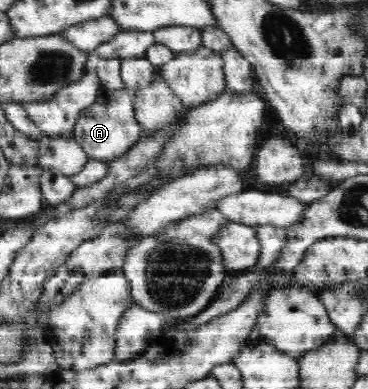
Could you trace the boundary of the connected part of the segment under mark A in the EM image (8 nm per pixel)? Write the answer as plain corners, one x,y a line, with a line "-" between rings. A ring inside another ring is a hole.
127,88
121,90
103,89
97,100
78,115
70,135
79,143
90,159
111,162
124,155
132,146
137,144
137,138
144,130
137,122
134,113
134,94

